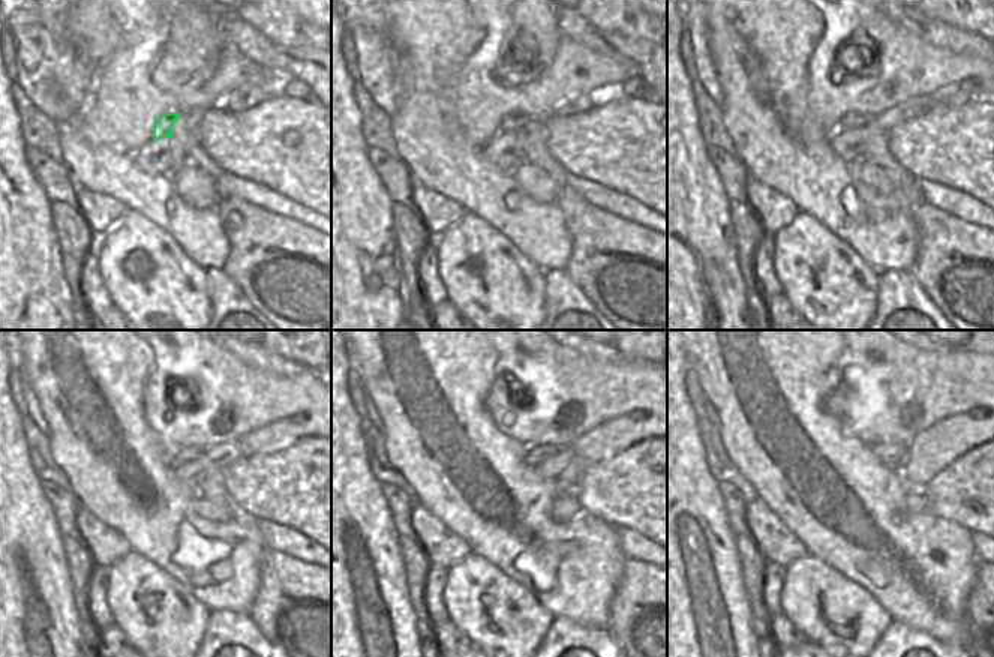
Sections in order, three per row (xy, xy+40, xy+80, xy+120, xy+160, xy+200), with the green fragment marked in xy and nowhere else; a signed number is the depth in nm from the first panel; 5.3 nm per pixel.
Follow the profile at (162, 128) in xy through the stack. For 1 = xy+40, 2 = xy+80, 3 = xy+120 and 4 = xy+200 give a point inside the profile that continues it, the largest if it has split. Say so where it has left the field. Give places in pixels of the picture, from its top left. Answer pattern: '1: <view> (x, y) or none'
1: xy+40 (513, 120)
2: xy+80 (850, 120)
3: xy+120 (183, 455)
4: xy+200 (889, 453)

